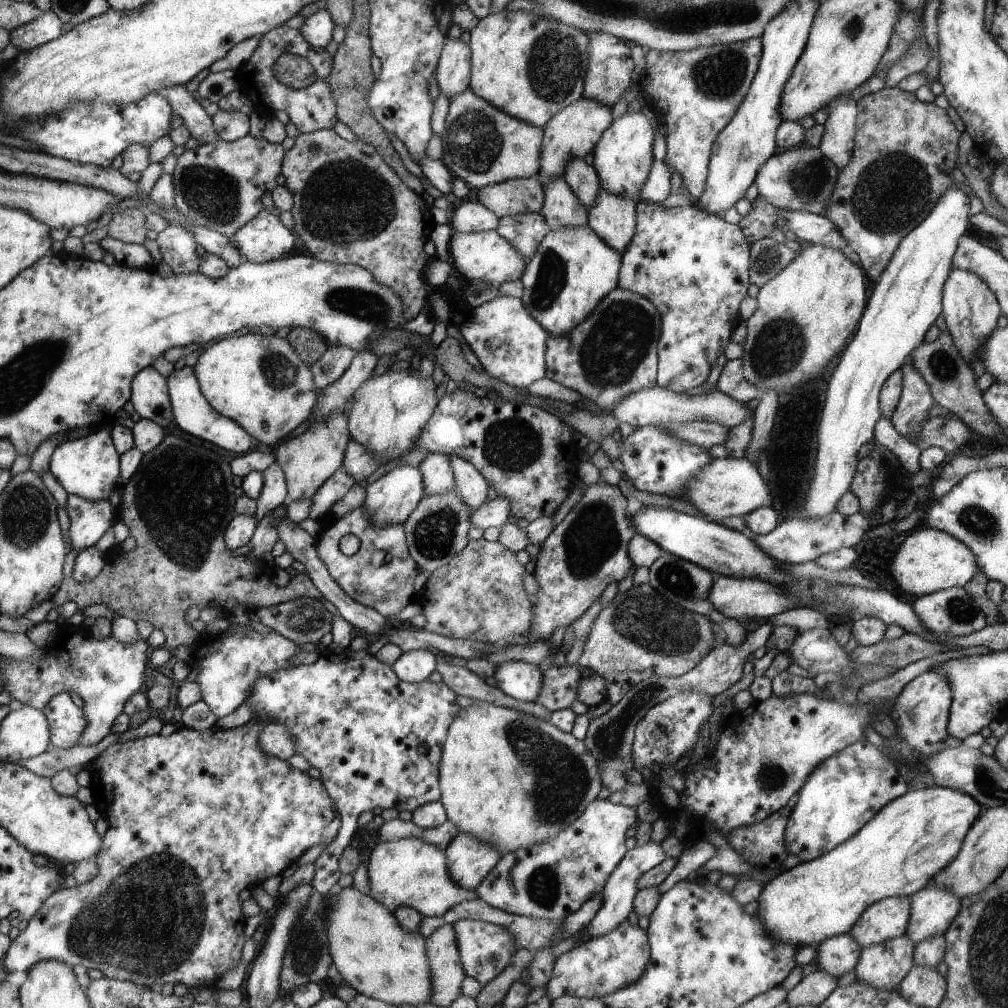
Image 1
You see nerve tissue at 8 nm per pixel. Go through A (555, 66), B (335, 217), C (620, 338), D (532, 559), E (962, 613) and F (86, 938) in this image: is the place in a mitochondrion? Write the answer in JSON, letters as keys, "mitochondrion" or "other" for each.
{"A":"mitochondrion","B":"mitochondrion","C":"mitochondrion","D":"other","E":"mitochondrion","F":"mitochondrion"}

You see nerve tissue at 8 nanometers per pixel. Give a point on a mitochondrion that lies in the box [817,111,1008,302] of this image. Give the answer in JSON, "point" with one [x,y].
{"point":[892,193]}

